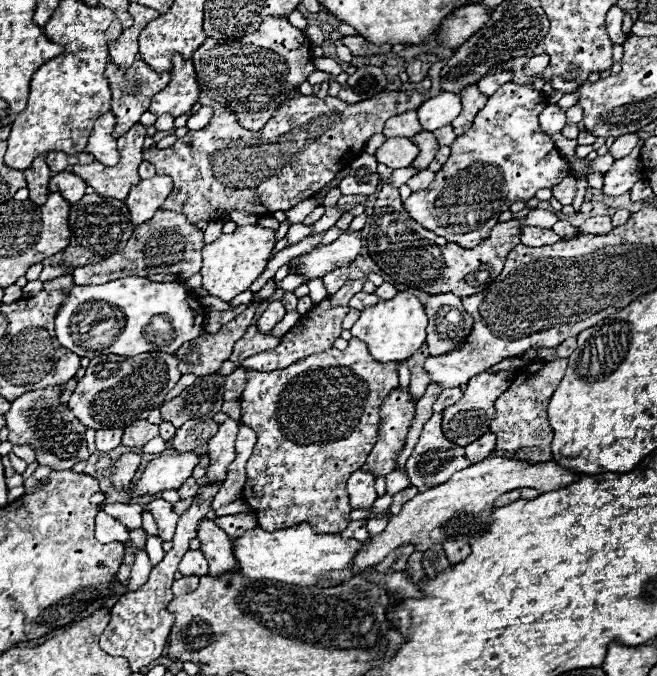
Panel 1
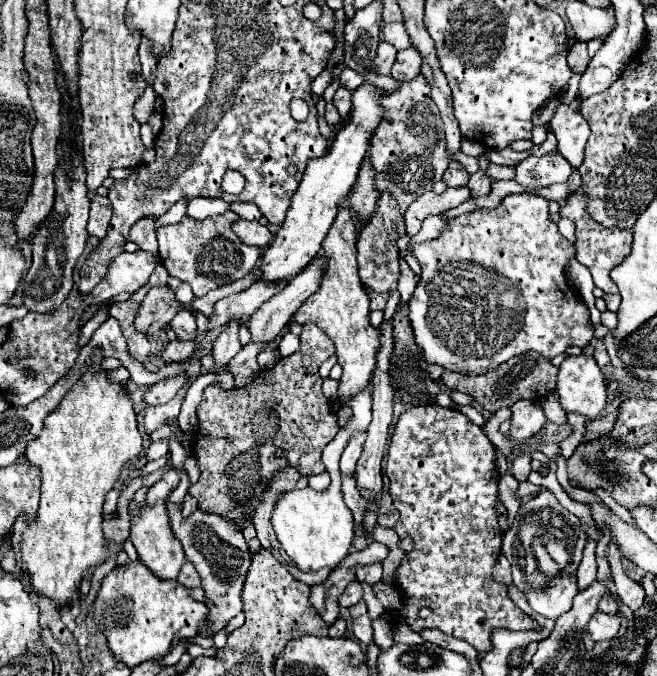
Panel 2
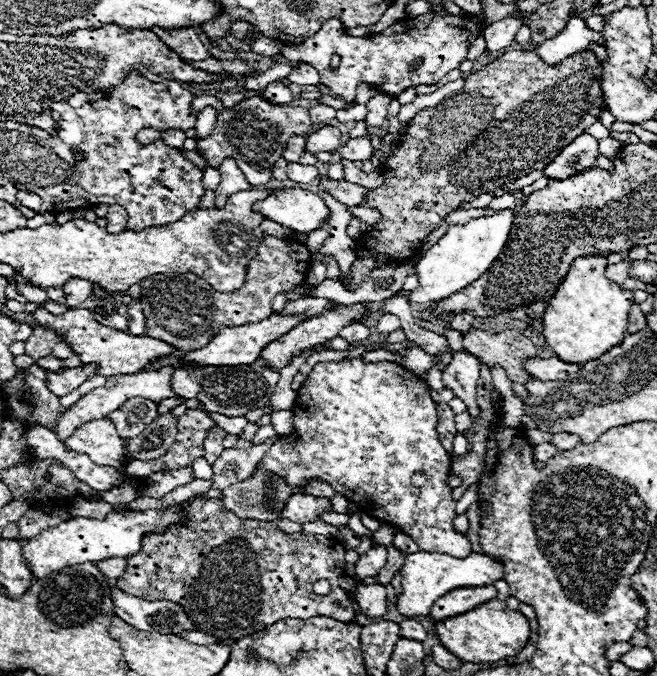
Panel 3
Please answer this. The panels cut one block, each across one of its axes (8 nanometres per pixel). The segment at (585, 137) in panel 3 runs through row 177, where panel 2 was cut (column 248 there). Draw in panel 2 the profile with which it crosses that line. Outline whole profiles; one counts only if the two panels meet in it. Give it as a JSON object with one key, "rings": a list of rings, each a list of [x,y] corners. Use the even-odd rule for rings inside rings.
{"rings":[[[170,508],[170,522],[174,536],[180,538],[182,542],[186,558],[194,562],[202,578],[202,588],[206,592],[206,598],[212,600],[214,604],[208,612],[204,628],[200,628],[200,634],[208,632],[208,622],[212,622],[212,634],[216,634],[242,610],[242,588],[252,562],[250,548],[238,526],[216,514],[206,514],[202,510],[196,510],[188,520],[184,520],[178,508]]]}

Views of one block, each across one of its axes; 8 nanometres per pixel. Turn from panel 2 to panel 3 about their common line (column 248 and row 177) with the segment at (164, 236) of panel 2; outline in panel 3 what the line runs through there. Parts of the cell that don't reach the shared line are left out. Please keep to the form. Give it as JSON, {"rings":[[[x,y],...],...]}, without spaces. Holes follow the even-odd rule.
{"rings":[[[254,96],[236,104],[234,108],[222,108],[216,128],[208,138],[198,140],[198,148],[212,166],[220,166],[224,158],[234,158],[240,170],[244,172],[246,180],[252,186],[260,186],[272,180],[270,174],[272,164],[282,156],[282,150],[286,148],[286,140],[294,134],[306,136],[310,132],[312,132],[312,120],[306,108],[276,106],[260,96]]]}

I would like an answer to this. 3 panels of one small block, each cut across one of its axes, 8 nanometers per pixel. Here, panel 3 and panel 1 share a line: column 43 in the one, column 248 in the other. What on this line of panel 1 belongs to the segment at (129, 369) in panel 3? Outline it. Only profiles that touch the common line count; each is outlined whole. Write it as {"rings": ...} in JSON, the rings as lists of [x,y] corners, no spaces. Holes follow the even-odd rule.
{"rings":[[[252,302],[246,312],[238,314],[232,322],[224,324],[214,334],[202,334],[200,338],[194,338],[192,342],[184,342],[174,356],[180,360],[178,370],[182,374],[214,374],[220,370],[222,362],[228,360],[228,354],[232,352],[232,346],[240,334],[250,326],[254,312],[258,310],[259,303]]]}

